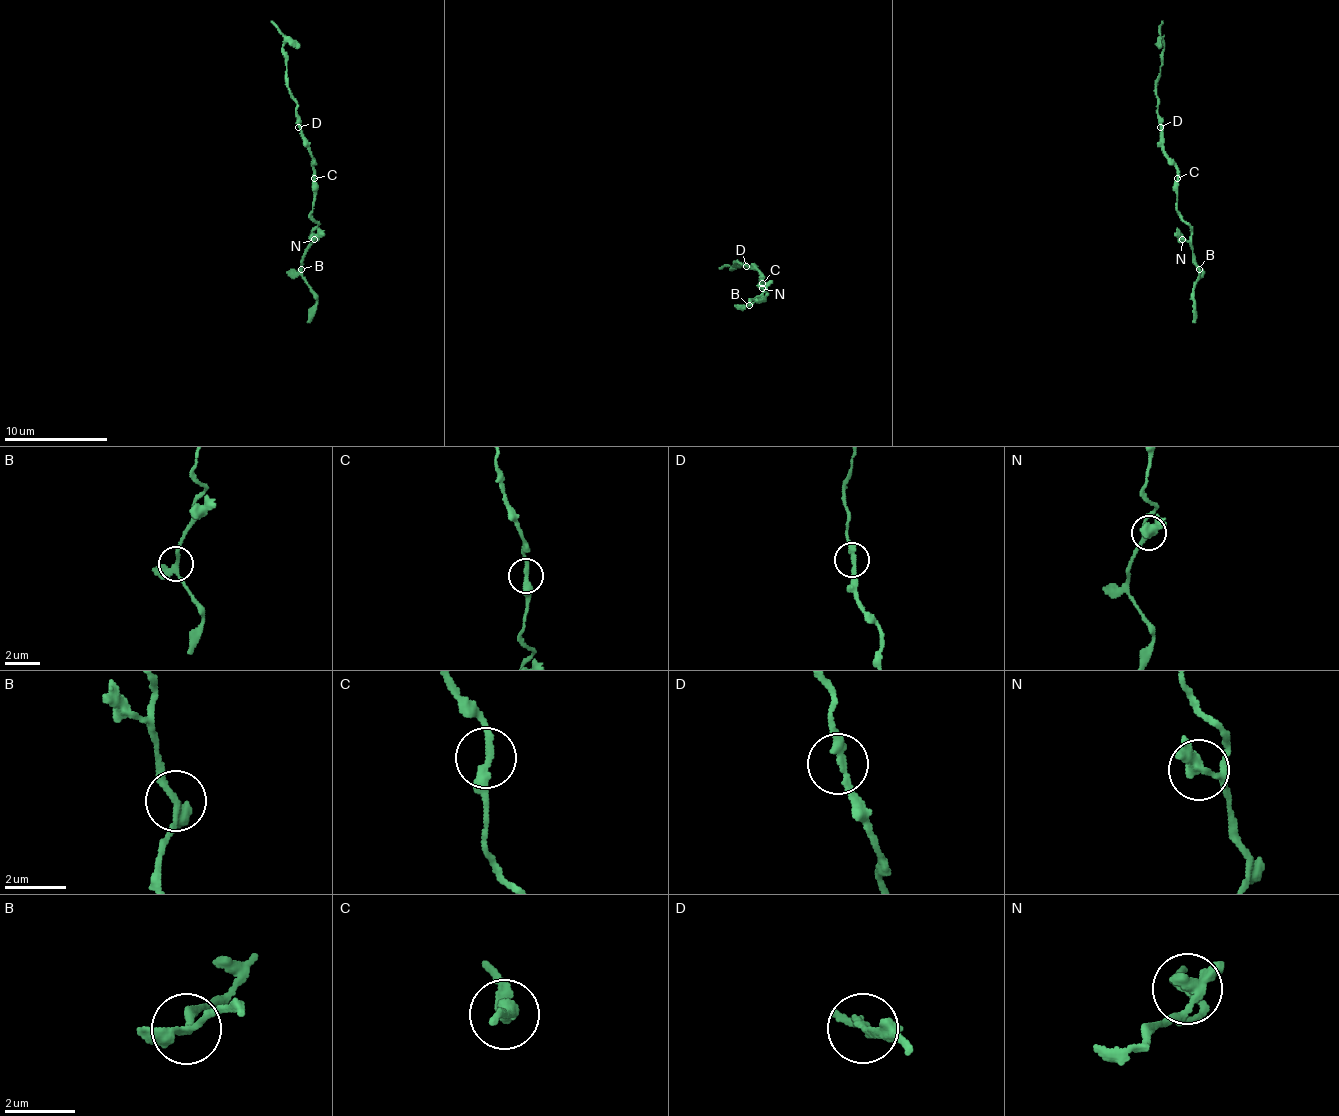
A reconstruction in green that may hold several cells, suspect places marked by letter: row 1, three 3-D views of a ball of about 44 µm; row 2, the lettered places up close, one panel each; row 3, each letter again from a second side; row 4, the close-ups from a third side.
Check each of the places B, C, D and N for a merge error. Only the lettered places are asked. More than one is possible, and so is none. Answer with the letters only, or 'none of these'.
none of these

